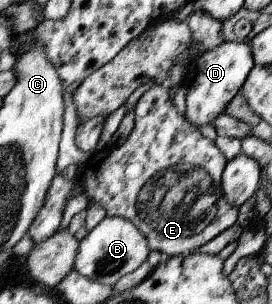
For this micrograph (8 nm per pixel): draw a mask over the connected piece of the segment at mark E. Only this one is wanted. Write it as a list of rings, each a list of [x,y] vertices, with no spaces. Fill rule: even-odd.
[[[168,84],[154,85],[146,91],[137,101],[134,112],[134,127],[125,142],[88,155],[82,167],[81,180],[69,181],[62,174],[55,175],[47,190],[45,204],[41,204],[41,210],[29,226],[28,233],[34,244],[45,242],[57,232],[75,186],[81,188],[91,205],[103,206],[106,216],[132,221],[147,239],[149,250],[160,252],[165,258],[191,254],[235,224],[238,208],[229,204],[222,186],[222,174],[228,160],[211,139],[203,136],[198,128],[179,114],[169,94]]]

